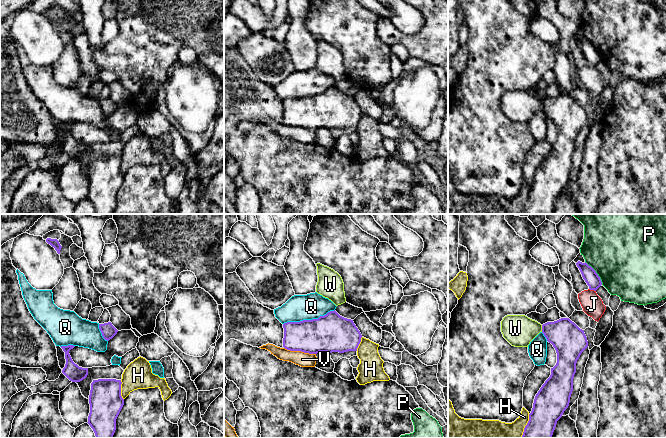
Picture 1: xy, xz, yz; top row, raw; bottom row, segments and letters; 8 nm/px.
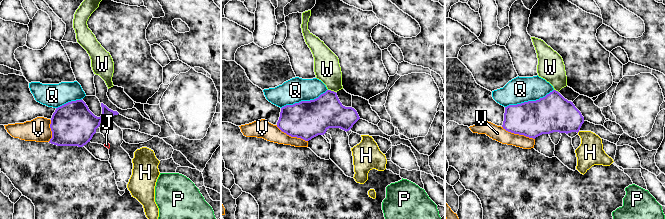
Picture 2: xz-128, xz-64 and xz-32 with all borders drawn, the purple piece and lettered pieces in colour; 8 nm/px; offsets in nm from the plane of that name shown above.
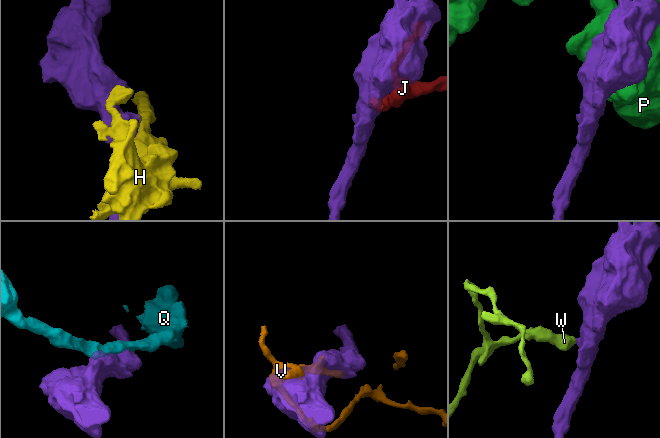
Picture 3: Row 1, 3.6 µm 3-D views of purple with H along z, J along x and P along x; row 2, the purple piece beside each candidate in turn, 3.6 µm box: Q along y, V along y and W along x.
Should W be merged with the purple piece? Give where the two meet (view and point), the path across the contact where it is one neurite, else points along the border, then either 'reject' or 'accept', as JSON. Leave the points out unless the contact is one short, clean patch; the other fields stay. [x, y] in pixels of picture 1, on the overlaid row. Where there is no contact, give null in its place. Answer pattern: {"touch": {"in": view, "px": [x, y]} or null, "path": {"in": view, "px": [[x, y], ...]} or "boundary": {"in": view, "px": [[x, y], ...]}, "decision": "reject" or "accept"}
{"touch": {"in": "yz", "px": [542, 328]}, "boundary": {"in": "yz", "px": [[541, 325], [542, 331]]}, "decision": "reject"}

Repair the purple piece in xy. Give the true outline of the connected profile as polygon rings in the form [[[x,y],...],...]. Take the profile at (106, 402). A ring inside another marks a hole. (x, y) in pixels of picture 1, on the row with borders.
[[[98,379],[91,383],[88,424],[96,438],[113,438],[116,419],[124,405],[121,380]]]

